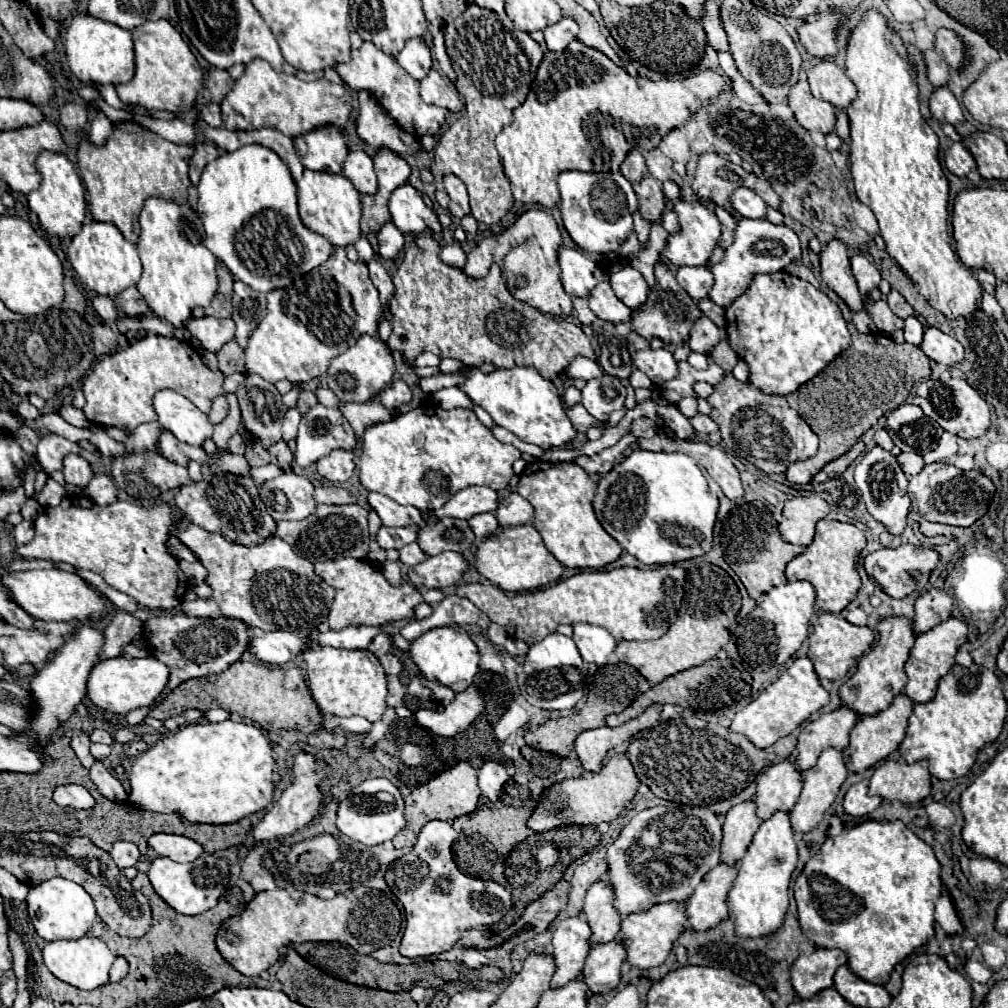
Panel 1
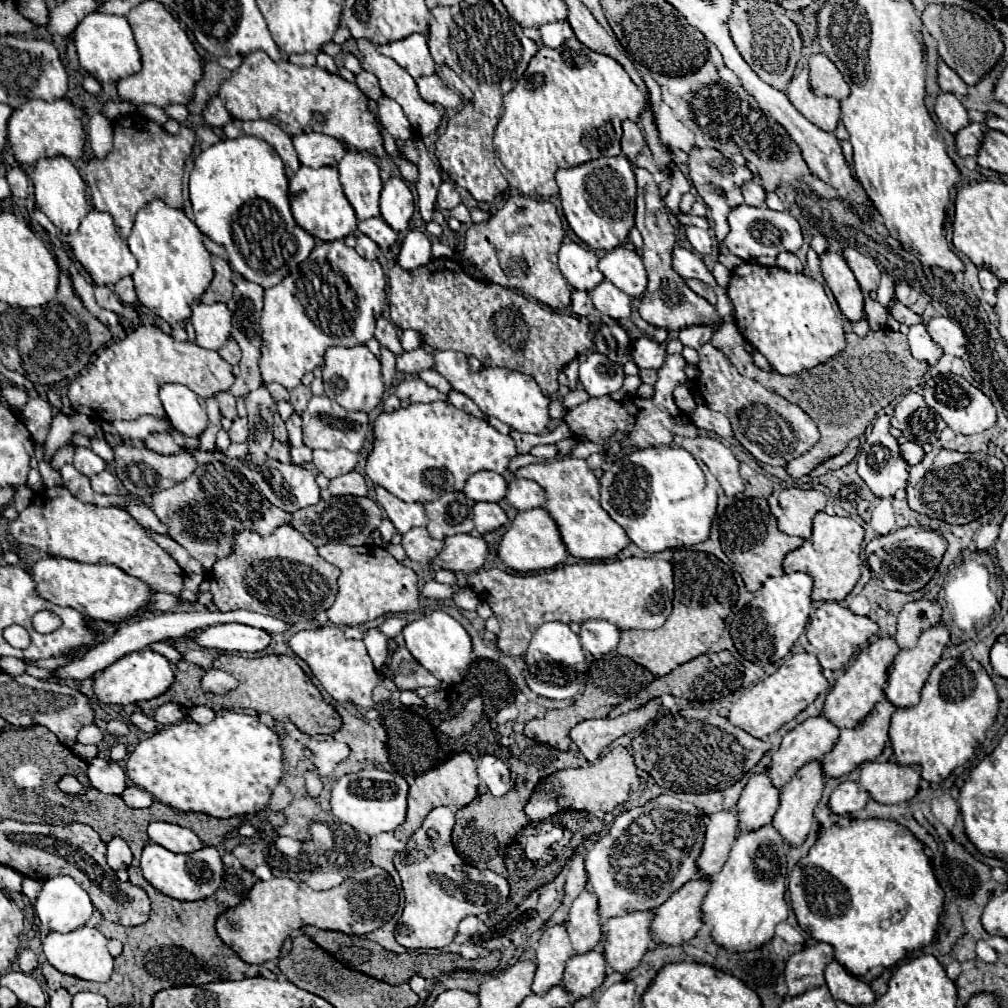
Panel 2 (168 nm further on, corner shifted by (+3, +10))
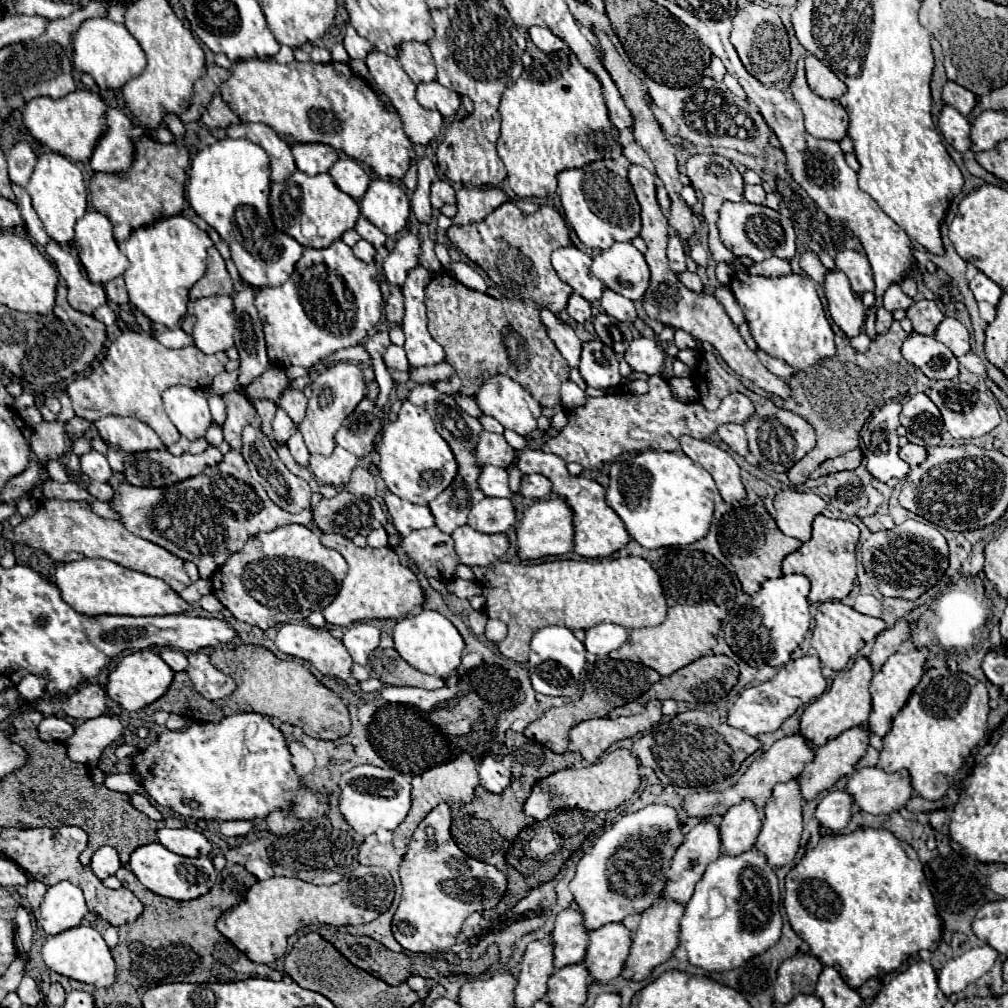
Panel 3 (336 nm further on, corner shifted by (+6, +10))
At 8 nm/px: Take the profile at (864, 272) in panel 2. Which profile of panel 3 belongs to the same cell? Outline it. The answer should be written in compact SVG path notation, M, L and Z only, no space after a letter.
M841 250L835 256L837 268L847 274L853 292L863 294L867 290L875 290L875 282L871 278L871 264L867 262L867 256L855 250Z

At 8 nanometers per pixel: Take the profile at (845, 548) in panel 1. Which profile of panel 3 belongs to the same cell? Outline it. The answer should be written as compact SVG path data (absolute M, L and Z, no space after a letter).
M819 514L813 520L813 536L799 550L791 552L783 560L783 574L803 574L811 582L809 602L825 602L825 600L843 600L851 590L857 578L857 560L855 560L855 544L859 540L859 528L849 520L827 518Z

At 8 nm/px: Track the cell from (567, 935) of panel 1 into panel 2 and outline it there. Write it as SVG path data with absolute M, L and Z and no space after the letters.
M552 926L542 932L542 938L538 940L536 948L536 976L532 984L532 992L542 996L550 988L558 986L562 982L564 966L568 958L572 956L570 938L566 934L564 926Z

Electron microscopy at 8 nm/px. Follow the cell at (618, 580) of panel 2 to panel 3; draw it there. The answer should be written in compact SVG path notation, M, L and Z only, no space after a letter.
M641 556L615 560L553 560L543 564L509 564L491 566L481 584L485 588L489 618L507 624L507 638L497 642L505 658L525 664L529 642L535 630L559 624L569 630L587 630L601 622L613 622L627 630L659 626L667 618L667 602L657 570Z

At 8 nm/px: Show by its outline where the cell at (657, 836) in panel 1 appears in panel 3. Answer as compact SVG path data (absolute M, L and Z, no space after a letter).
M649 804L633 814L625 814L603 832L579 860L577 874L569 884L585 916L587 930L621 922L625 916L637 916L659 902L667 884L667 866L671 866L671 858L683 838L685 830L677 810L667 804Z

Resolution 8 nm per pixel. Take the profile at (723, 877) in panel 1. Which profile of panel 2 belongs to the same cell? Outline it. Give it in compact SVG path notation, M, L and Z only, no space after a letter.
M690 880L658 906L650 934L660 946L678 946L696 936L702 926L702 922L698 922L698 906L706 896L706 886L710 886L710 882Z

